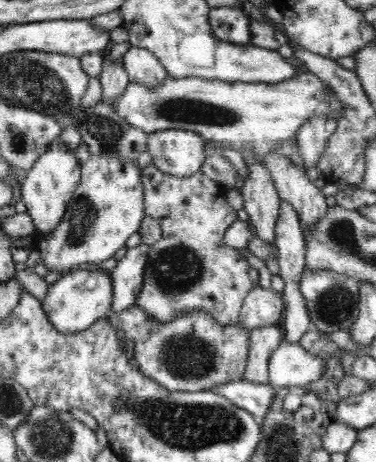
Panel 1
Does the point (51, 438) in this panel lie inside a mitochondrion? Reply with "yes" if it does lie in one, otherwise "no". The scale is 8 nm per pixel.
yes

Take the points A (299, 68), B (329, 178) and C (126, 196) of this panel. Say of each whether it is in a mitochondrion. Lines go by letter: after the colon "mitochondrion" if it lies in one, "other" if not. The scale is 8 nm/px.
A: other
B: other
C: other

